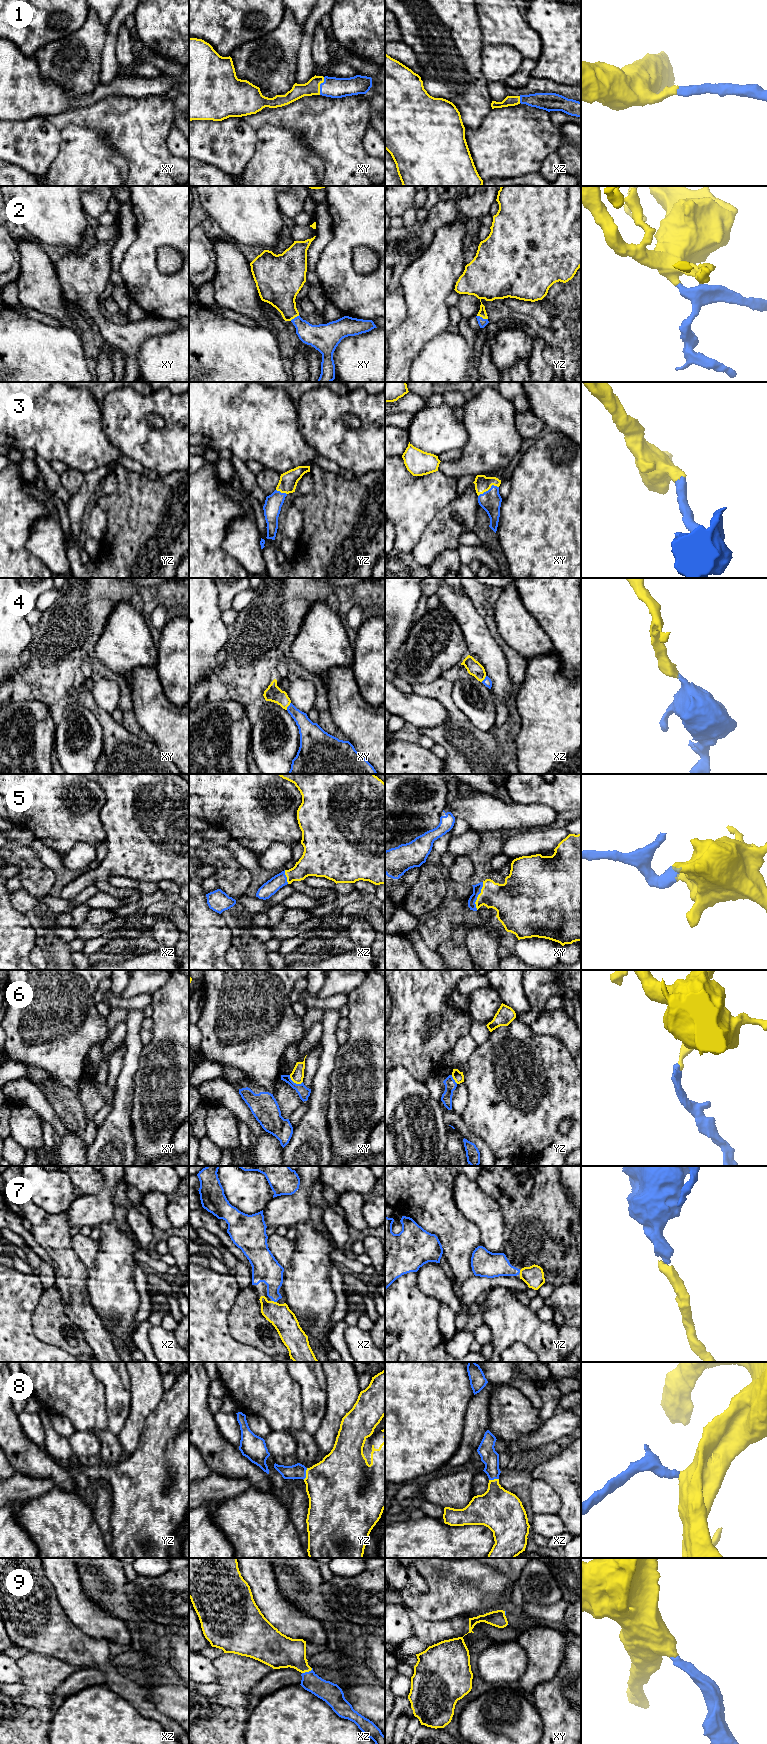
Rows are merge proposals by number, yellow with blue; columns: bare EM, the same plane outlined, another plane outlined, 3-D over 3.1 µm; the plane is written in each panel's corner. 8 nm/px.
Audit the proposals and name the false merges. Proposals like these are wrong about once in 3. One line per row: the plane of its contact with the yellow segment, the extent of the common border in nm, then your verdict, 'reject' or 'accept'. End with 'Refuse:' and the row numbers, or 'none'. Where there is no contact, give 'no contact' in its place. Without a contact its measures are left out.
1: meets yellow in xy; contact 150 nm long; accept
2: meets yellow in yz; contact 90 nm long; accept
3: meets yellow in xy; contact 190 nm long; accept
4: meets yellow in xy; contact 70 nm long; accept
5: meets yellow in xy; contact 240 nm long; accept
6: meets yellow in xy; contact 130 nm long; reject
7: meets yellow in xz; contact 40 nm long; accept
8: meets yellow in yz; contact 100 nm long; accept
9: meets yellow in xz; contact 100 nm long; accept
Refuse: 6

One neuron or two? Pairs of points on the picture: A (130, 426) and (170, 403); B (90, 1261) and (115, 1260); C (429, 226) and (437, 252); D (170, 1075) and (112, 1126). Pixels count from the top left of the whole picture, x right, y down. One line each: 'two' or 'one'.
A: one
B: two
C: two
D: two

